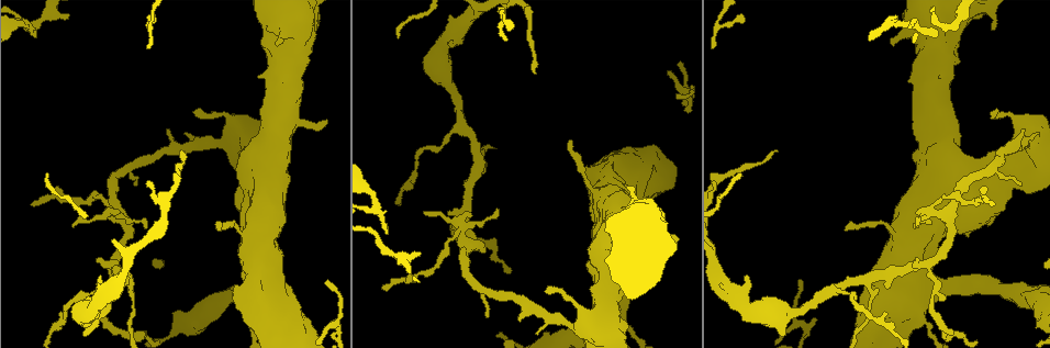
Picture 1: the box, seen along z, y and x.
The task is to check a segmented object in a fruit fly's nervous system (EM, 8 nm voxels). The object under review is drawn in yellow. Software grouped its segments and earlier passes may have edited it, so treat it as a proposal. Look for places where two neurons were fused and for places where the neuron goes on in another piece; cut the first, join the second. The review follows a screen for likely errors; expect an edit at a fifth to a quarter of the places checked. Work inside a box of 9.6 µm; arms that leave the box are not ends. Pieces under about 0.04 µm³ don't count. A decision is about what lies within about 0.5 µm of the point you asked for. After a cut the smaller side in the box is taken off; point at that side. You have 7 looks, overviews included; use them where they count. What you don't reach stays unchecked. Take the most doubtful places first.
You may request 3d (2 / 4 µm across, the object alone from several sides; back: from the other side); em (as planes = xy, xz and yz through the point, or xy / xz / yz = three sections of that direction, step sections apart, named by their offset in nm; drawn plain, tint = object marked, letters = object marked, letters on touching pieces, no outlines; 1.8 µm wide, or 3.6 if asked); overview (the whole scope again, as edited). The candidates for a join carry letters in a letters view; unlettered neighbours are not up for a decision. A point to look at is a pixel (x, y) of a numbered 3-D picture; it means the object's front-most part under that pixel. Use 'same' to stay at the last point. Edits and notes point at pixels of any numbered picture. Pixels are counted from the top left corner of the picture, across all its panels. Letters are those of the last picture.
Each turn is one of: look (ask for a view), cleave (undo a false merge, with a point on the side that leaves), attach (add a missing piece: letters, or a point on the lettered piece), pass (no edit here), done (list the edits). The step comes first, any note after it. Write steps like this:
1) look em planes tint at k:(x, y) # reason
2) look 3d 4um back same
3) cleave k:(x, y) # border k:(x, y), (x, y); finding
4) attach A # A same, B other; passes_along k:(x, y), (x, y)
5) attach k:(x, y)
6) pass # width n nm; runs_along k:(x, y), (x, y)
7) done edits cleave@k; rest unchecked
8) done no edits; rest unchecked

look em planes letters at 1:(383, 286) # end of a long branch

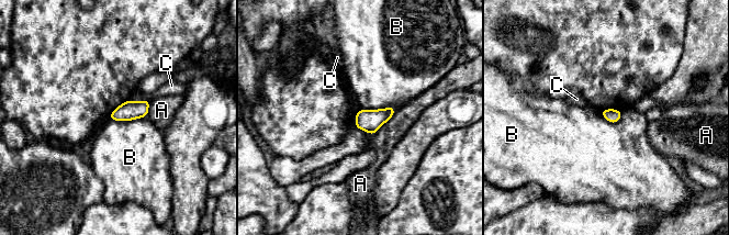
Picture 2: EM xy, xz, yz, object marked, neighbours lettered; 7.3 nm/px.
pass # longest_contact B 280 nm; A other, B other, C other; border 2:(146, 115), (130, 120), (109, 119); no lettered piece goes on from it

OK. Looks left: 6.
look 3d 4um at 1:(874, 313) # touches itself

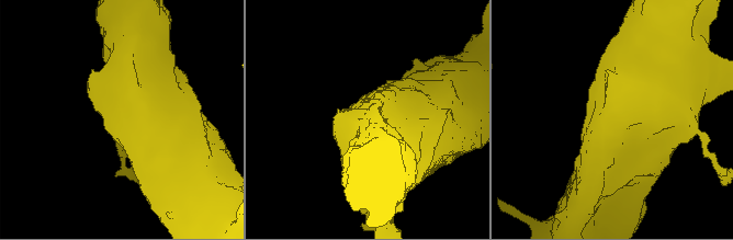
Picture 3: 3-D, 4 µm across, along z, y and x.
look em 3.6um planes letters at 3:(120, 111) # now the EM

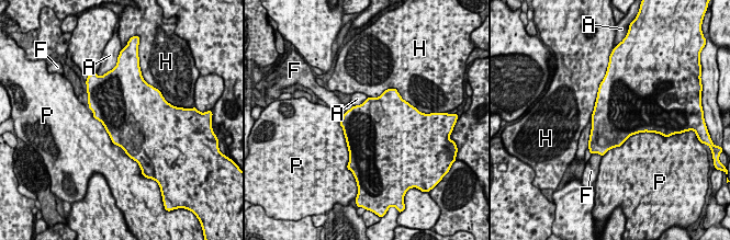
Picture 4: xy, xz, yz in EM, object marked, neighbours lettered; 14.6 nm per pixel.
pass # A other, F other, H other, P other; all the same neuron

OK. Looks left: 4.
look 3d 2um back at 1:(275, 42) # an open end

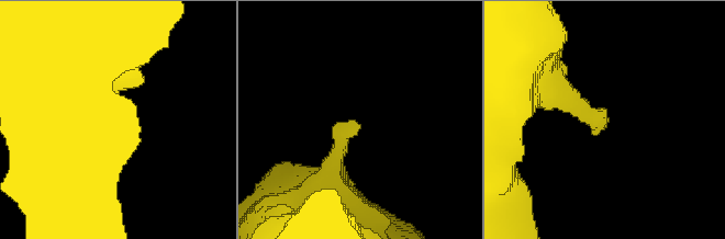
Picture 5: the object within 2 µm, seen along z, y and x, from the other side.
look em planes letters at 5:(360, 126)

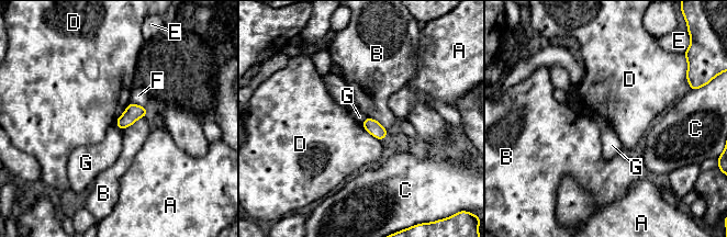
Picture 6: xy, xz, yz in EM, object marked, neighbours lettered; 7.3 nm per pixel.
pass # longest_contact B 220 nm; A other, B other, C other, D other, E other, F other, G other; border 6:(115, 123), (121, 131); no lettered piece goes on from it

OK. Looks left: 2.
done no edits; rest unchecked

